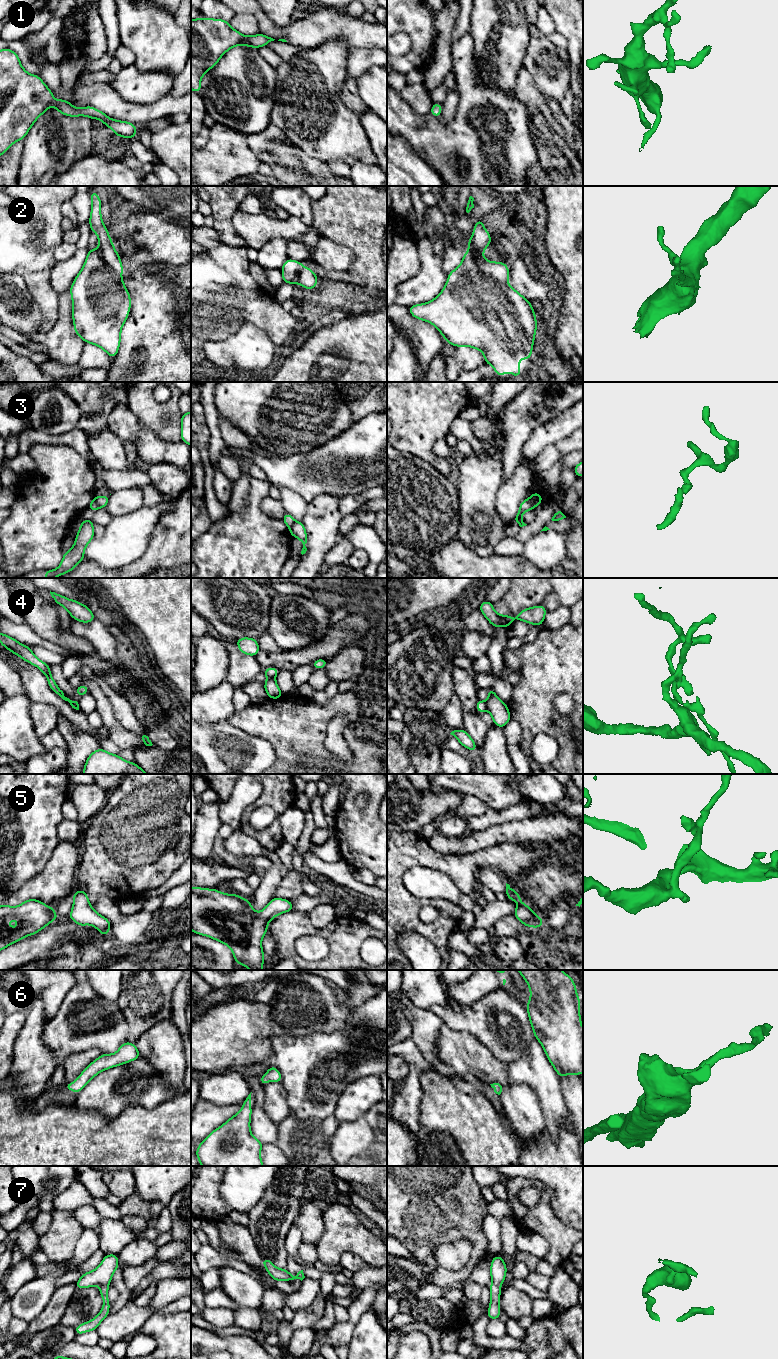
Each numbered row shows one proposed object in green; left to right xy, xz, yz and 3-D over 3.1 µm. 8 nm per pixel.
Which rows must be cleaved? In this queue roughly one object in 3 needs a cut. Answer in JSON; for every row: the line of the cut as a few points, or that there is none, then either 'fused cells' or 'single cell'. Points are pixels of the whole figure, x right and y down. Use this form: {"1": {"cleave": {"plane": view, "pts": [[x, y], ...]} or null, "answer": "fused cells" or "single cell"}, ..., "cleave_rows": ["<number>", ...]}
{"1": {"cleave": null, "answer": "single cell"}, "2": {"cleave": {"plane": "xy", "pts": [[98, 249], [101, 258], [119, 273]]}, "answer": "fused cells"}, "3": {"cleave": {"plane": "xy", "pts": [[93, 498], [99, 507]]}, "answer": "fused cells"}, "4": {"cleave": {"plane": "xz", "pts": [[268, 677], [274, 678]]}, "answer": "fused cells"}, "5": {"cleave": null, "answer": "single cell"}, "6": {"cleave": null, "answer": "single cell"}, "7": {"cleave": null, "answer": "single cell"}, "cleave_rows": ["2", "3", "4"]}

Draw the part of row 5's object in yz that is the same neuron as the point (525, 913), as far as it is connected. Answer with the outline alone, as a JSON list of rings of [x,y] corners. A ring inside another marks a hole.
[[[517,904],[514,916],[526,927],[536,927],[540,929],[545,918],[539,918],[527,904]]]

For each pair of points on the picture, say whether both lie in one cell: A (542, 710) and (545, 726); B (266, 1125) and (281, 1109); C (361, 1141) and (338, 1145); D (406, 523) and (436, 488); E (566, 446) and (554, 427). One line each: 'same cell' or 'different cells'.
A: same cell
B: different cells
C: same cell
D: same cell
E: different cells

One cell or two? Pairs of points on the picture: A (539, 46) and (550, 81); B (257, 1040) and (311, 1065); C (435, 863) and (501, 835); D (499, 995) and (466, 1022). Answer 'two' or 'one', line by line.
A: one
B: two
C: two
D: one

